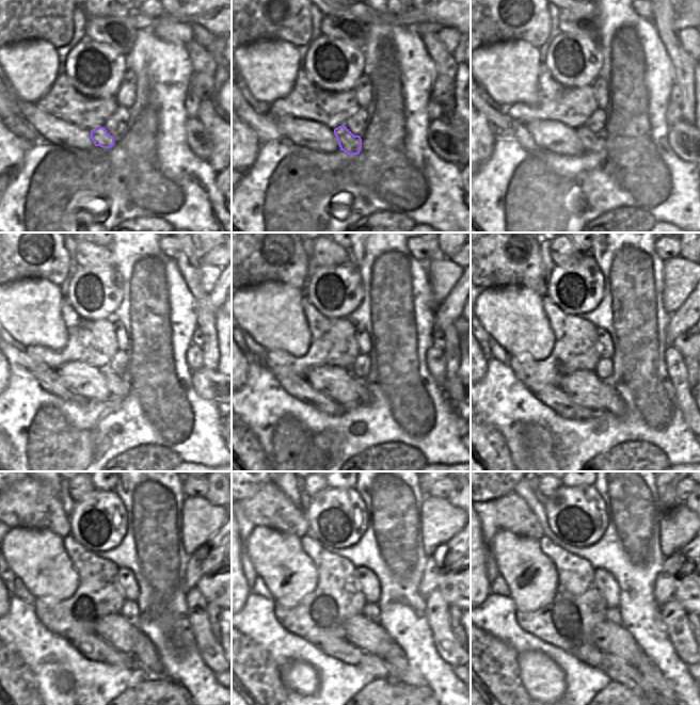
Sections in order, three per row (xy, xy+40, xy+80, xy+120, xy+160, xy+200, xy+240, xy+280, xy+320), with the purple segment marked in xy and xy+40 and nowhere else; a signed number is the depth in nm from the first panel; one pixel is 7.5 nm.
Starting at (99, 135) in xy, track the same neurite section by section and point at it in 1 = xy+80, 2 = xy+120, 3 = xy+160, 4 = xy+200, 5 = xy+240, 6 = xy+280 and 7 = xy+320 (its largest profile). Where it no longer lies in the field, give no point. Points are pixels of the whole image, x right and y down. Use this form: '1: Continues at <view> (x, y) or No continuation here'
1: Continues at xy+80 (592, 143)
2: Continues at xy+120 (116, 384)
3: Continues at xy+160 (362, 390)
4: Continues at xy+200 (614, 403)
5: Continues at xy+240 (144, 650)
6: Continues at xy+280 (407, 672)
7: Continues at xy+320 (649, 671).

